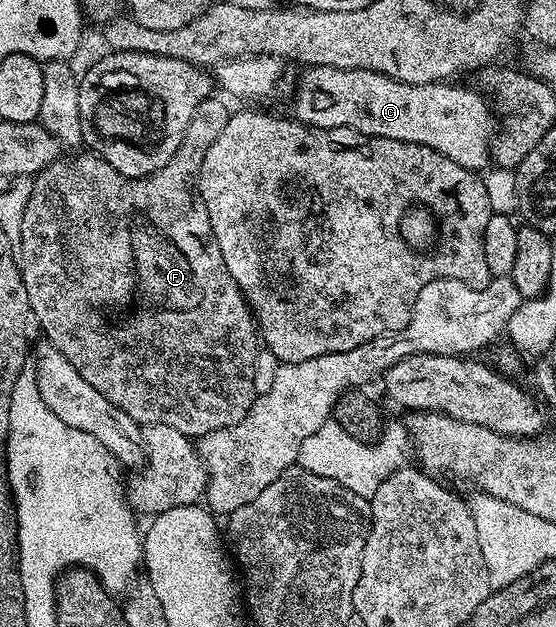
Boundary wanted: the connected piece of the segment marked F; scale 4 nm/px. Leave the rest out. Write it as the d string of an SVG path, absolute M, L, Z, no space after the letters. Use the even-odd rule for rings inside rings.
M211 95L204 99L204 103L200 103L200 107L196 107L196 111L190 120L188 131L184 135L184 139L180 143L180 147L176 151L176 155L172 155L172 159L168 159L168 163L164 163L164 167L160 167L155 173L150 173L146 177L125 177L116 172L103 157L99 157L89 151L82 151L79 157L74 157L71 161L59 159L50 164L46 169L42 169L33 178L30 185L30 198L28 199L28 207L24 207L24 219L22 220L22 240L20 242L20 256L17 258L16 264L18 270L22 272L24 279L24 287L28 291L28 303L30 304L30 312L33 320L38 321L38 325L42 328L42 333L49 344L56 347L56 351L60 351L60 355L64 355L64 359L68 359L68 363L72 363L72 367L76 367L76 371L87 381L92 383L92 387L96 387L96 391L100 391L100 395L104 395L104 399L108 399L108 403L112 403L120 411L124 411L124 415L132 415L132 419L136 419L136 423L143 427L147 425L155 425L156 423L164 423L168 427L176 427L176 431L180 431L186 437L197 439L208 435L212 431L220 431L232 427L236 423L240 423L240 419L244 419L250 414L250 408L254 406L254 368L258 362L260 352L260 334L256 328L256 322L250 312L250 306L246 304L245 297L238 290L238 285L232 279L232 275L228 271L228 267L224 263L224 255L220 255L220 247L216 243L216 235L212 231L212 223L208 219L208 211L202 202L202 196L198 193L198 172L204 163L204 155L208 155L208 147L212 147L212 143L216 143L216 135L220 135L220 131L224 131L224 123L228 123L232 112L231 106L228 107L222 101L217 101L217 96Z

